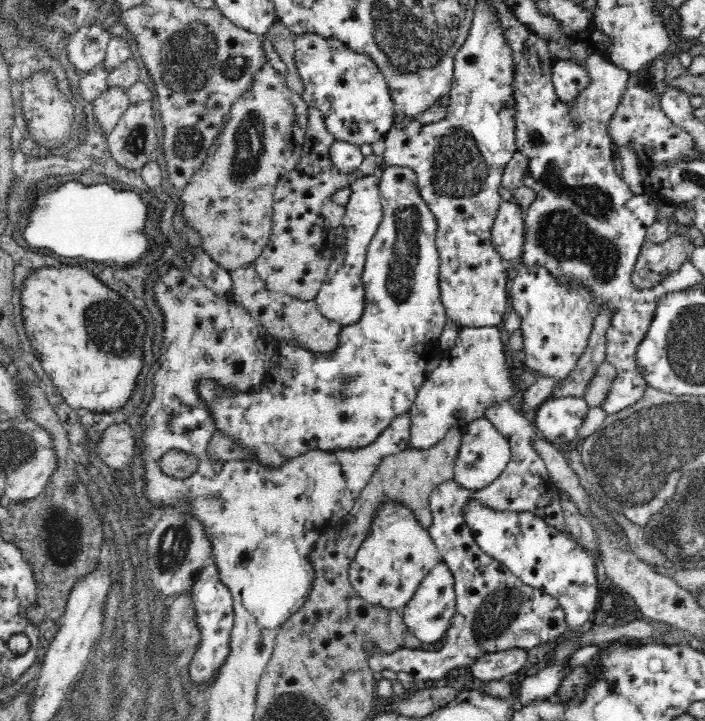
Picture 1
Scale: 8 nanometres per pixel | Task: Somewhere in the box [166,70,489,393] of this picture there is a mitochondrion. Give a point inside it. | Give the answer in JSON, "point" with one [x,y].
{"point":[400,278]}

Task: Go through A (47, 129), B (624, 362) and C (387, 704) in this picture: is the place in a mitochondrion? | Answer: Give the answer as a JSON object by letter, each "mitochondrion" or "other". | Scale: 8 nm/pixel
{"A":"other","B":"other","C":"other"}

